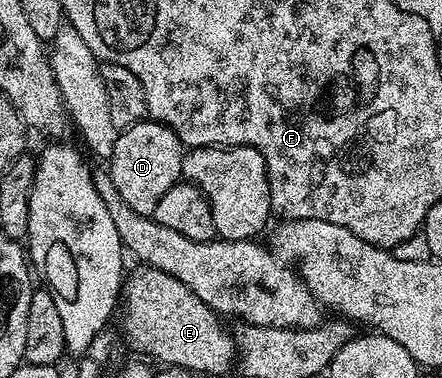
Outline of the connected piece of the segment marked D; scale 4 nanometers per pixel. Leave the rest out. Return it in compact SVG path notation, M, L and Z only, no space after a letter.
M147 118L119 131L108 161L108 171L124 202L136 214L150 216L156 210L156 202L182 180L183 155L180 137L167 124Z

